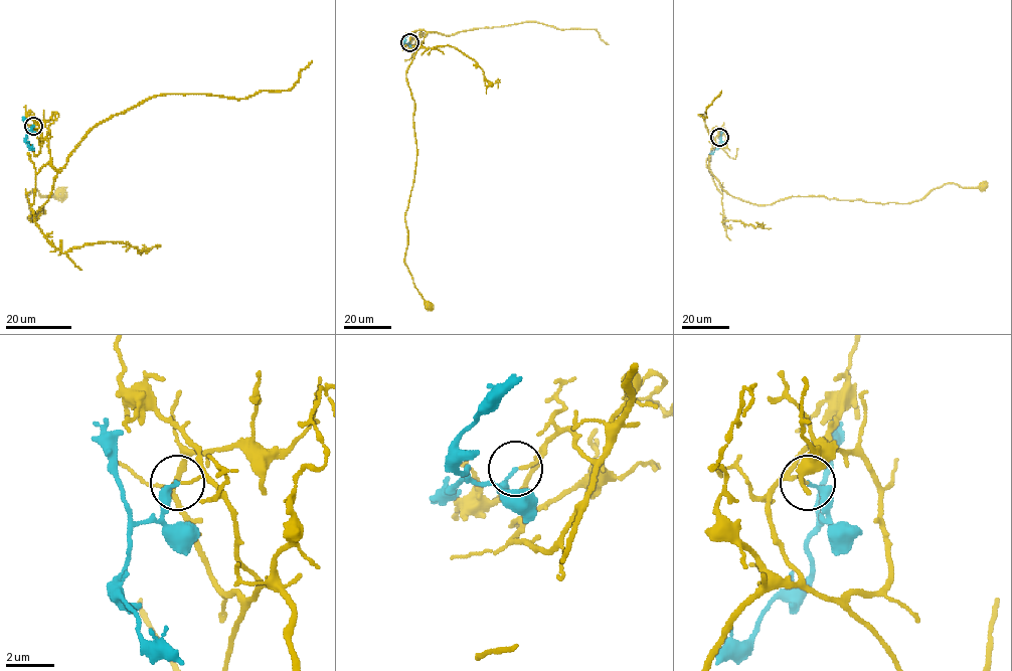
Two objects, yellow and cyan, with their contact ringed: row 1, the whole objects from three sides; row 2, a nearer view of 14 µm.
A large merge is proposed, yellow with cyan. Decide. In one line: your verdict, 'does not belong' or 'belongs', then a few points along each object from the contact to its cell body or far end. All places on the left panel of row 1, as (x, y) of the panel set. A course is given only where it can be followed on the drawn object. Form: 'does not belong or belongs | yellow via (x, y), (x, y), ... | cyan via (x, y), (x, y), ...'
belongs | yellow via (33, 125), (49, 143), (57, 174), (30, 220), (39, 208), (44, 212), (27, 217), (32, 190), (62, 192) | cyan via (33, 125), (25, 139), (34, 150)

